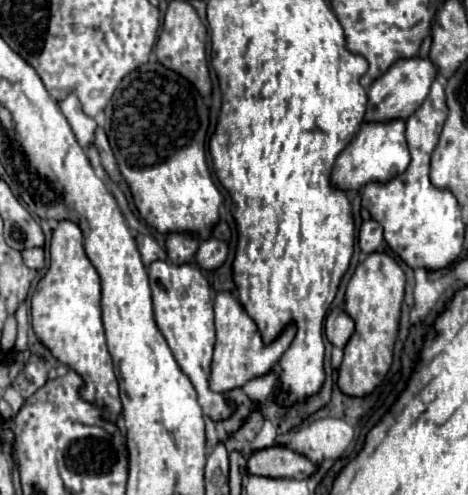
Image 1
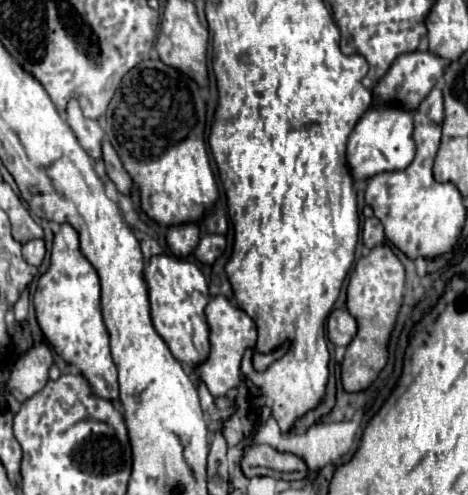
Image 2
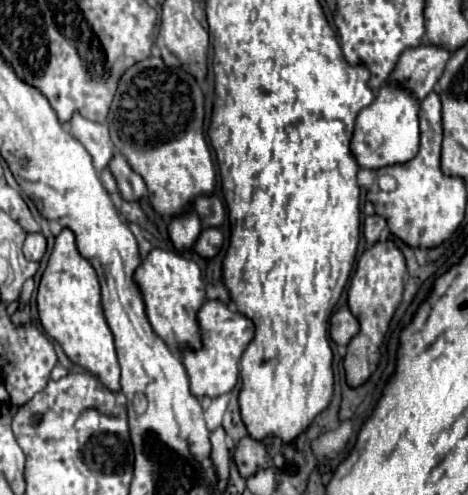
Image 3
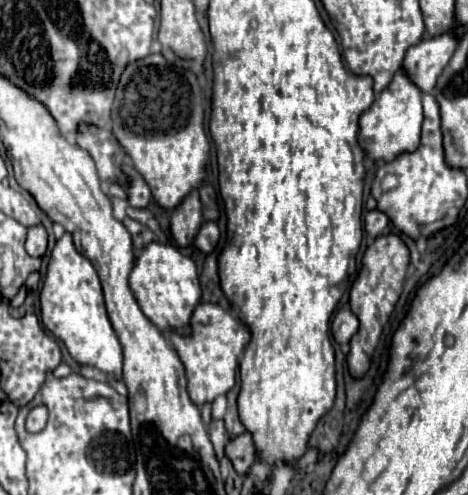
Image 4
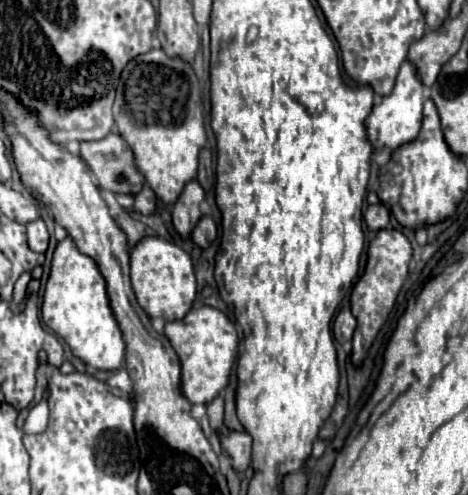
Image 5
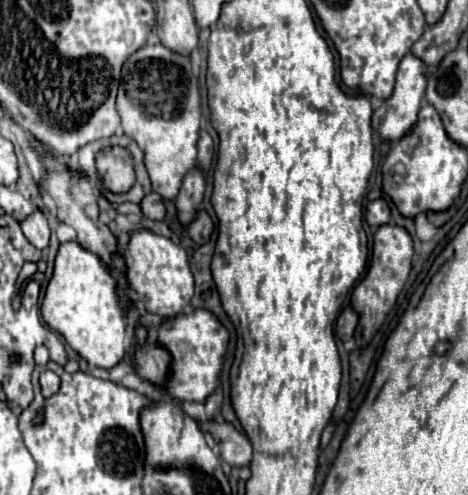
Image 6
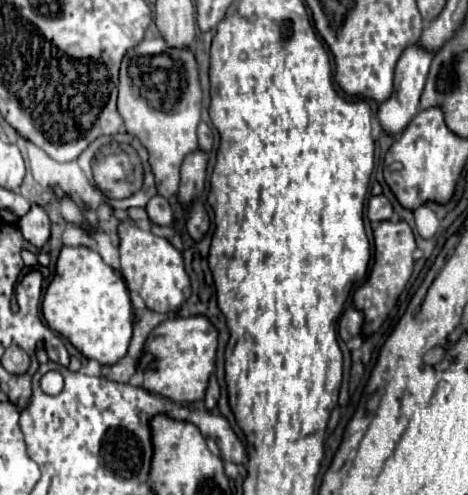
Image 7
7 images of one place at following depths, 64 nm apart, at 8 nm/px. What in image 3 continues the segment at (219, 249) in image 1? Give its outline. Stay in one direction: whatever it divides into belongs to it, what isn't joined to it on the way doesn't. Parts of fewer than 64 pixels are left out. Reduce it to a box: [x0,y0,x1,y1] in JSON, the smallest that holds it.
[194,228,224,258]

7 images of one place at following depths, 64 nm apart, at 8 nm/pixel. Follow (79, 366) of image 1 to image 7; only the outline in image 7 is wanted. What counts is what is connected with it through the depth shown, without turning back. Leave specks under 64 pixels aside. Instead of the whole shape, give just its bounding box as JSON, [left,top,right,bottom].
[42,246,136,366]

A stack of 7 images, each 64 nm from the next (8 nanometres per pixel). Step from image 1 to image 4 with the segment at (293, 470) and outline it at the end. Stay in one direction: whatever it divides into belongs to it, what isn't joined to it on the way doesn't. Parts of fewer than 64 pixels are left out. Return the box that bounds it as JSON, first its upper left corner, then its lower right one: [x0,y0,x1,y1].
[226,432,256,476]

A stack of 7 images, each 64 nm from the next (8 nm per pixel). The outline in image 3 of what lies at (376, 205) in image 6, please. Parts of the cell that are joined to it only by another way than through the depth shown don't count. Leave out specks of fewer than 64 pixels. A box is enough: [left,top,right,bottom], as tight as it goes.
[364,214,386,244]

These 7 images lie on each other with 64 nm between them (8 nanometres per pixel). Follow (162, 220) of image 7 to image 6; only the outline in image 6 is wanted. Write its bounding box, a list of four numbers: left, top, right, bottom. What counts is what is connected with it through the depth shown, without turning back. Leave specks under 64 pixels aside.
[140,192,166,220]

